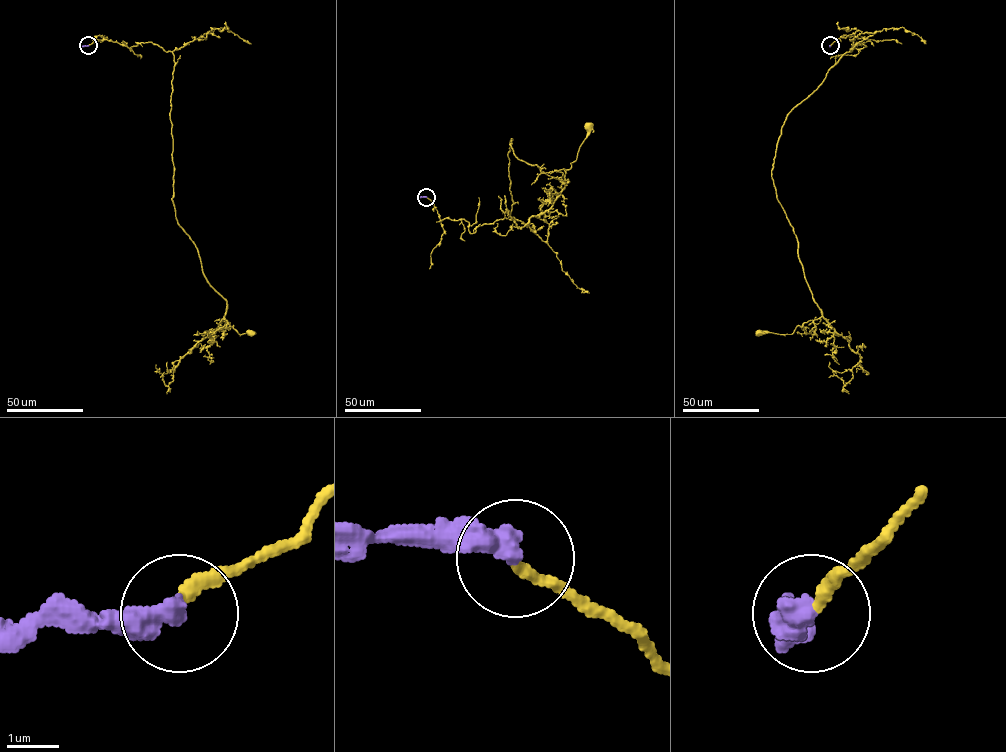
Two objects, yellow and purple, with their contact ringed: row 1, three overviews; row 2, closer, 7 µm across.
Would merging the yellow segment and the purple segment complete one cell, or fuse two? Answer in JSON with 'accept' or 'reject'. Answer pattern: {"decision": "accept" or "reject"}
{"decision": "accept"}

